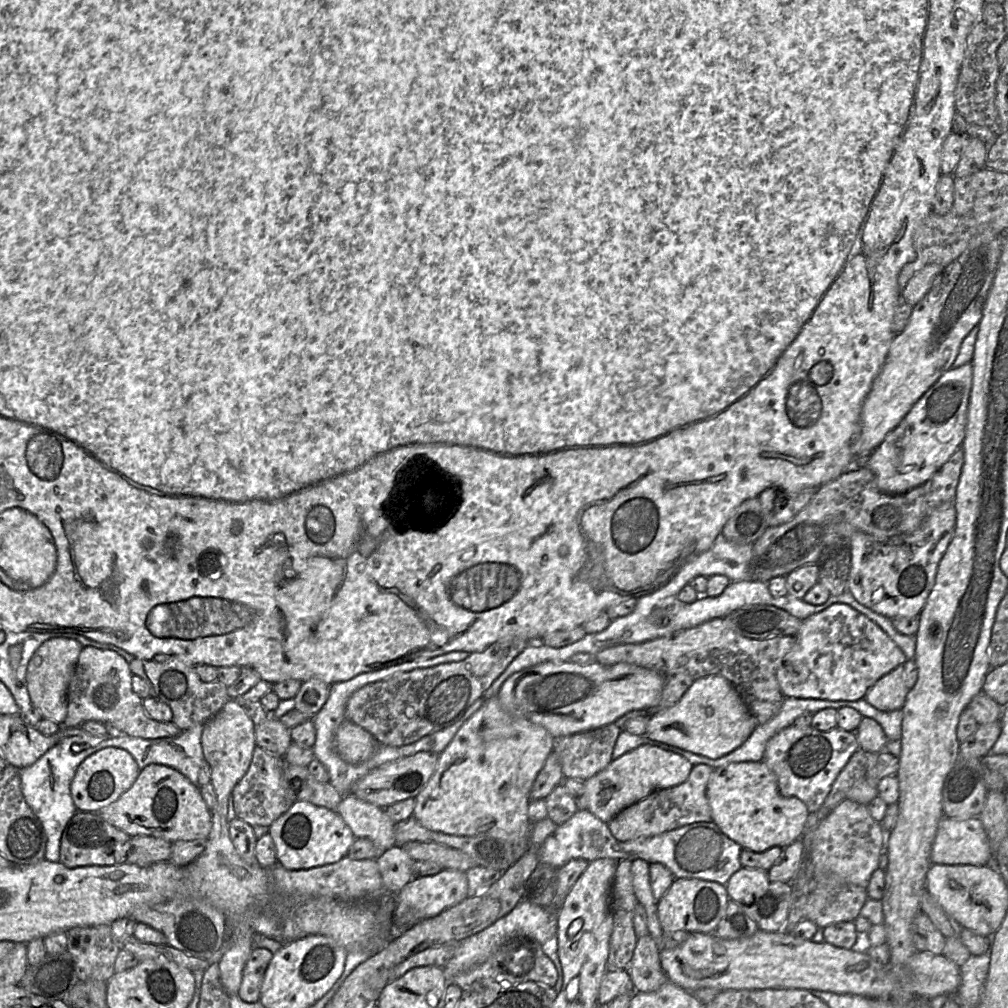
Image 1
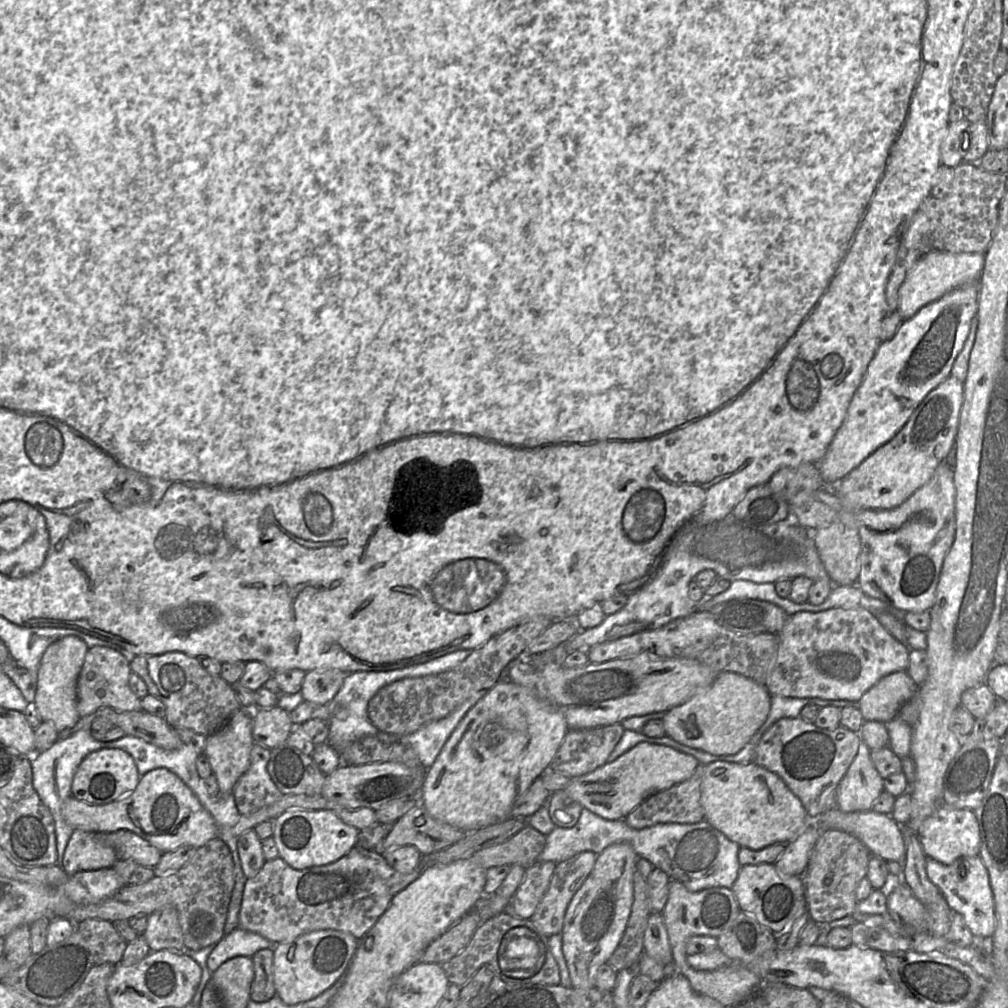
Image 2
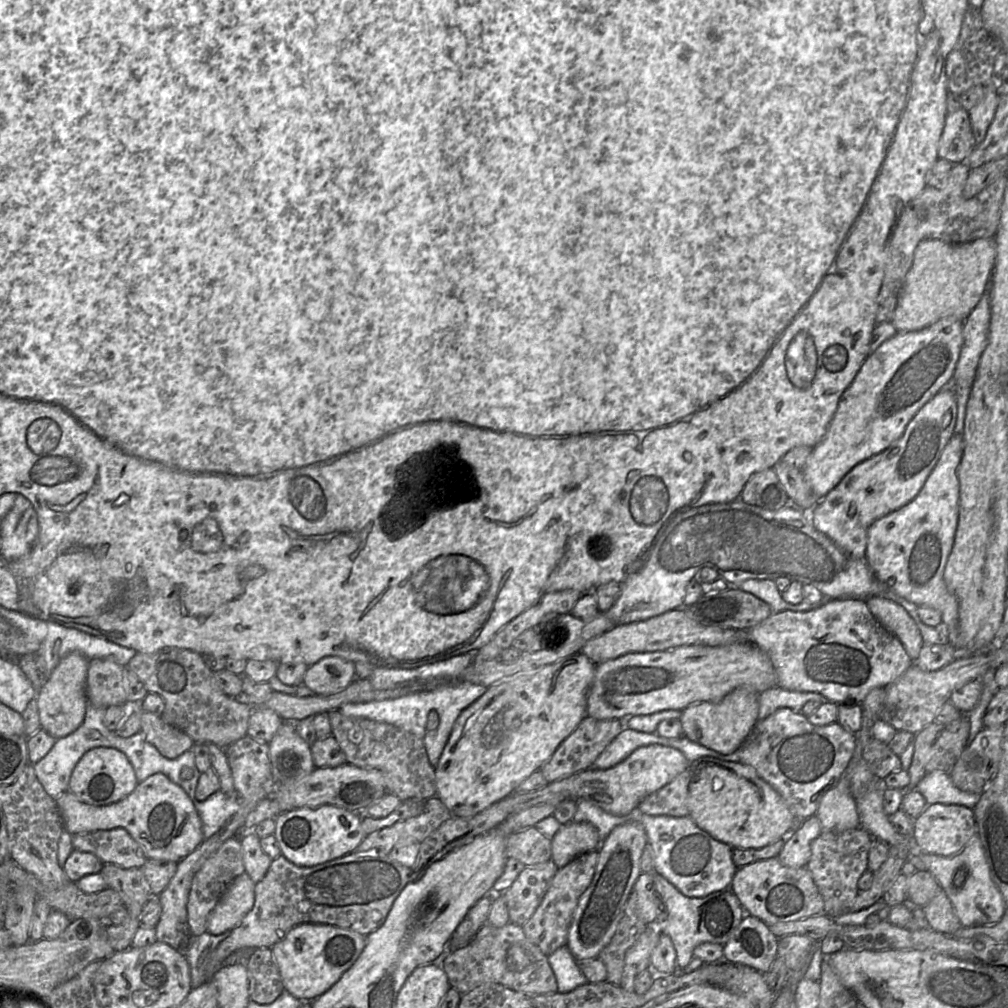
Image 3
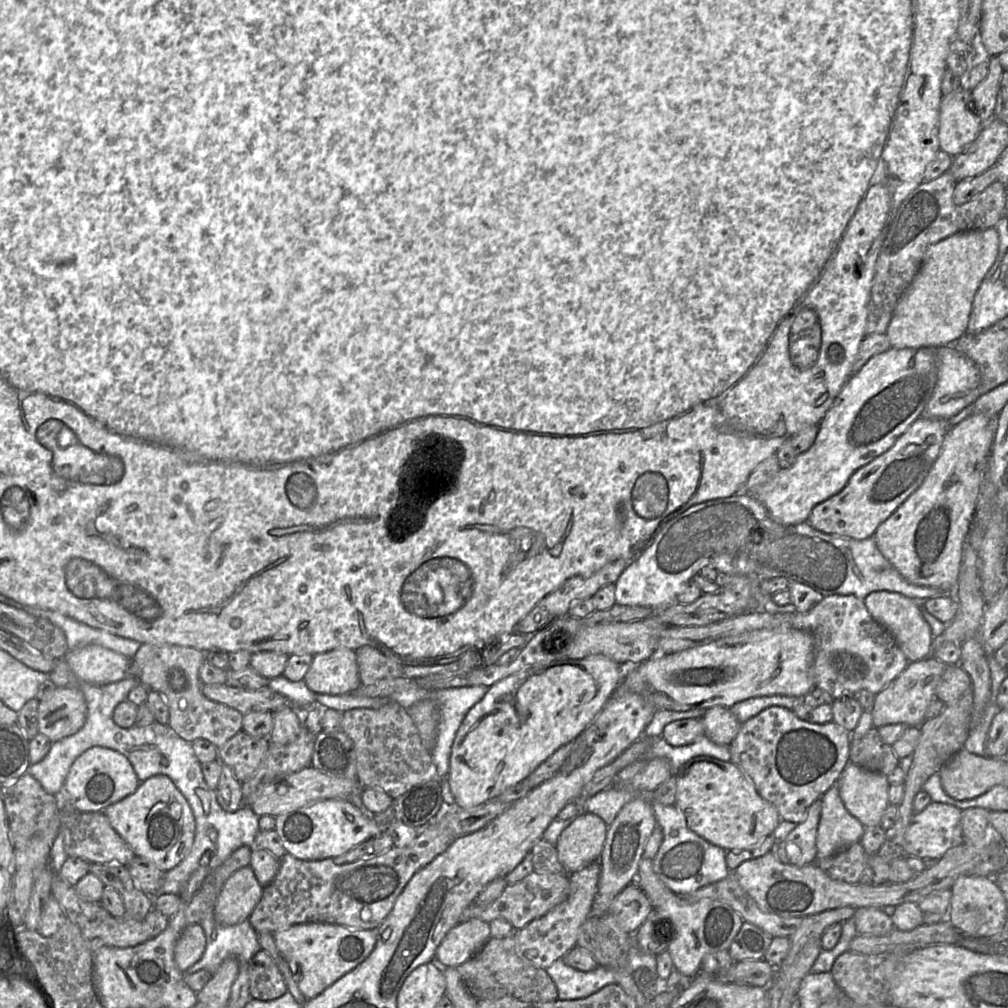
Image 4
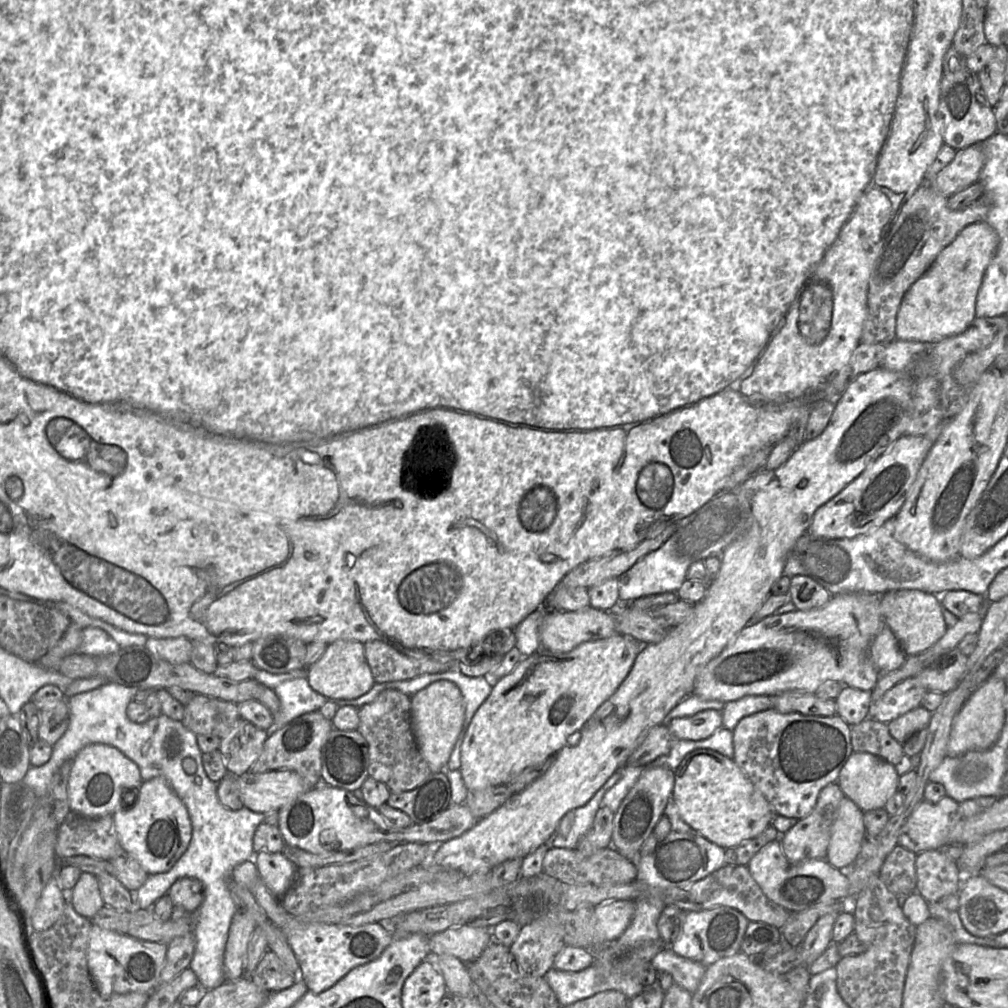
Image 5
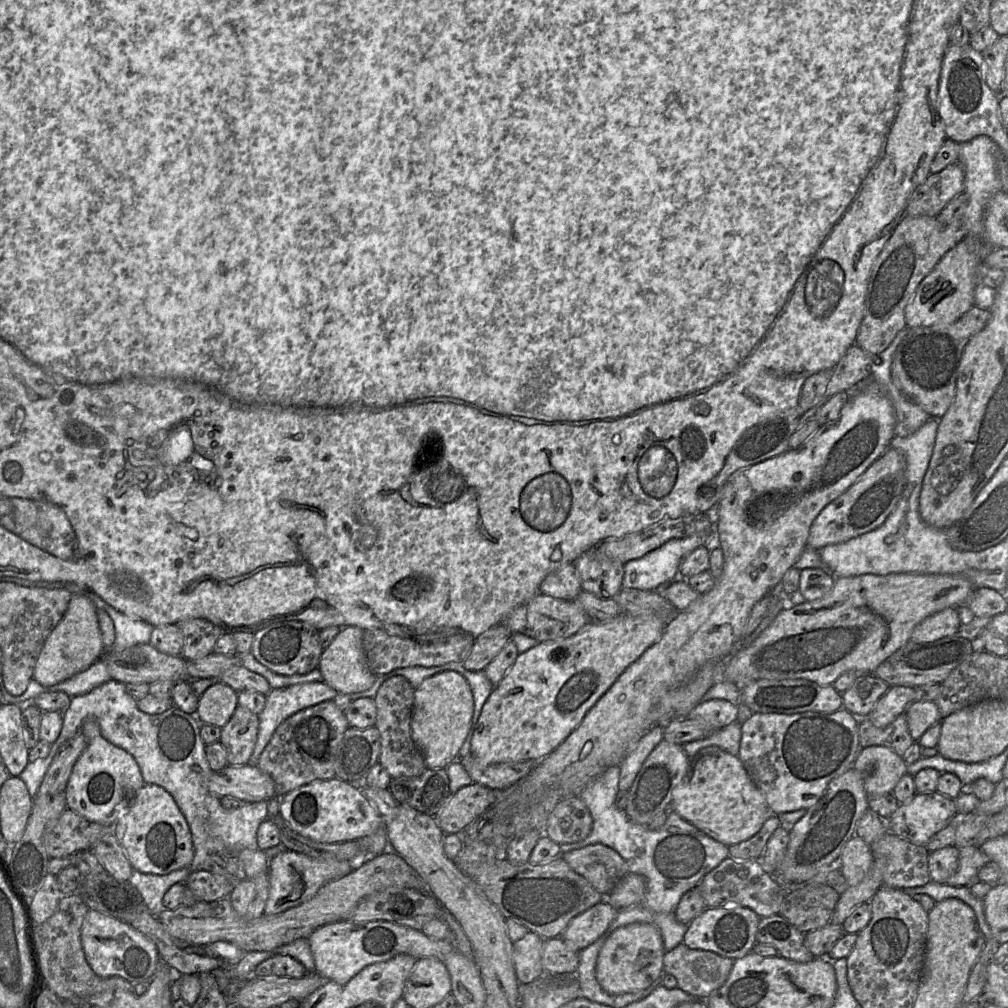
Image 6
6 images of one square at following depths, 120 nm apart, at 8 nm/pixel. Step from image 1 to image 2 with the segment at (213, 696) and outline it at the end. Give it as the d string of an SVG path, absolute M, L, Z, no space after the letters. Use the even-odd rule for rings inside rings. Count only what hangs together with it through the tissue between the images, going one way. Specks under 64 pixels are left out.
M178 651L166 652L157 656L135 656L130 662L130 668L145 682L148 694L165 705L164 718L174 729L186 728L198 734L210 736L221 730L237 711L243 709L231 685L220 675L210 675L202 666L200 658Z

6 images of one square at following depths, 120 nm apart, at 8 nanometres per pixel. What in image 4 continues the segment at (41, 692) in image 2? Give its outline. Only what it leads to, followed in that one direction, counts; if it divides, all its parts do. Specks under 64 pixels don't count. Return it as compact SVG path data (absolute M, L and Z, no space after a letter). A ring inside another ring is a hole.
M76 686L56 687L39 701L38 732L56 742L79 731L86 718L83 692Z

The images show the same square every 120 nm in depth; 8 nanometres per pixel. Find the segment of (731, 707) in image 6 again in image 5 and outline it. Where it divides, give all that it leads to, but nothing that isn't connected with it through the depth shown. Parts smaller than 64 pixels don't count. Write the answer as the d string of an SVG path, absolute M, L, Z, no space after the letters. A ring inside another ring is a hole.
M707 709L694 715L668 721L668 729L677 740L703 740L722 727L721 711Z

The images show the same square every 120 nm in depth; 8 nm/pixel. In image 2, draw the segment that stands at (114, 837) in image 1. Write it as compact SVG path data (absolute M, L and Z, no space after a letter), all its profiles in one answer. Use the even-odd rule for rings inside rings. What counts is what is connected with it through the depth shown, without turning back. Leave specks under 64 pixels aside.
M74 829L62 859L62 868L69 875L80 871L111 868L119 856L106 842L106 833Z

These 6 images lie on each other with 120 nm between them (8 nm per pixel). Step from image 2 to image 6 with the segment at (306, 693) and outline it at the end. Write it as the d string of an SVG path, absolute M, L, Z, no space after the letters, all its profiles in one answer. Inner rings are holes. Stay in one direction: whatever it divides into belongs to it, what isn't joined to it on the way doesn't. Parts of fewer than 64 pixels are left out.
M343 627L331 644L322 652L317 668L321 672L322 681L338 694L351 695L366 691L375 681L376 675L370 670L364 653L363 634L364 630L359 627Z

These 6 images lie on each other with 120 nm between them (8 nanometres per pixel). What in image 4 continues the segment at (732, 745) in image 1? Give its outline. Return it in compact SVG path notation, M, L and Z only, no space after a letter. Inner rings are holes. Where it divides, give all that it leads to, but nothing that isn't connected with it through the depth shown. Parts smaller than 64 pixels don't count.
M714 706L705 710L701 718L703 735L718 745L729 746L741 728L741 724L729 708Z

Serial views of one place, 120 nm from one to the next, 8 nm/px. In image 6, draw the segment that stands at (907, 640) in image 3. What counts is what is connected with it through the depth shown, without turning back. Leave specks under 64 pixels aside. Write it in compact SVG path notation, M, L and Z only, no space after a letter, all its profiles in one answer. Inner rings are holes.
M947 607L936 612L915 626L910 640L918 643L932 642L951 636L961 629L957 607Z

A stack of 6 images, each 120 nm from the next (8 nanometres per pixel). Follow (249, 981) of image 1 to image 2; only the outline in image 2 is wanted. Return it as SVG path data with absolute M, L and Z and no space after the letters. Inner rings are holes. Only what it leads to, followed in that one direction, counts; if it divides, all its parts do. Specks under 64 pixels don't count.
M261 949L251 958L254 965L254 979L250 999L258 1003L266 1002L276 994L273 980L273 949Z

